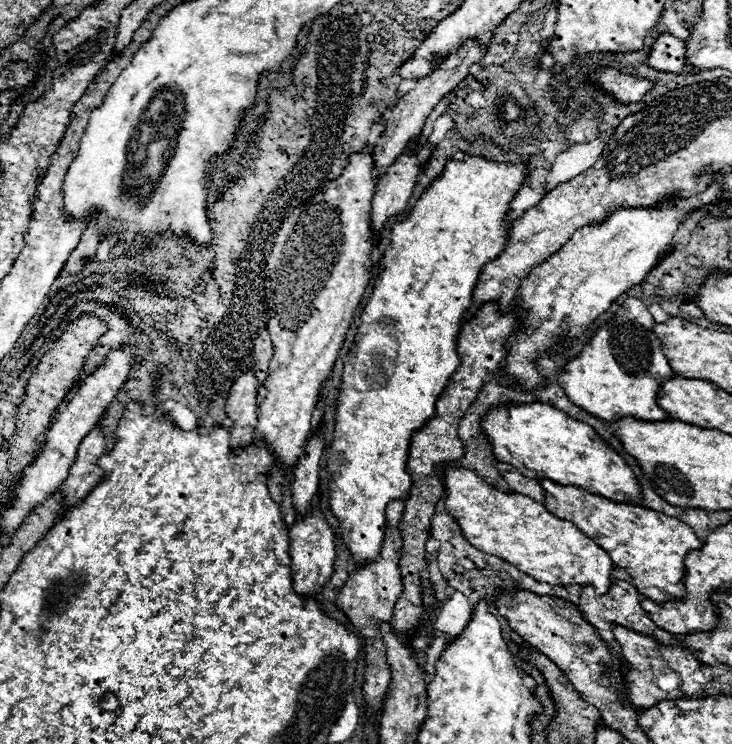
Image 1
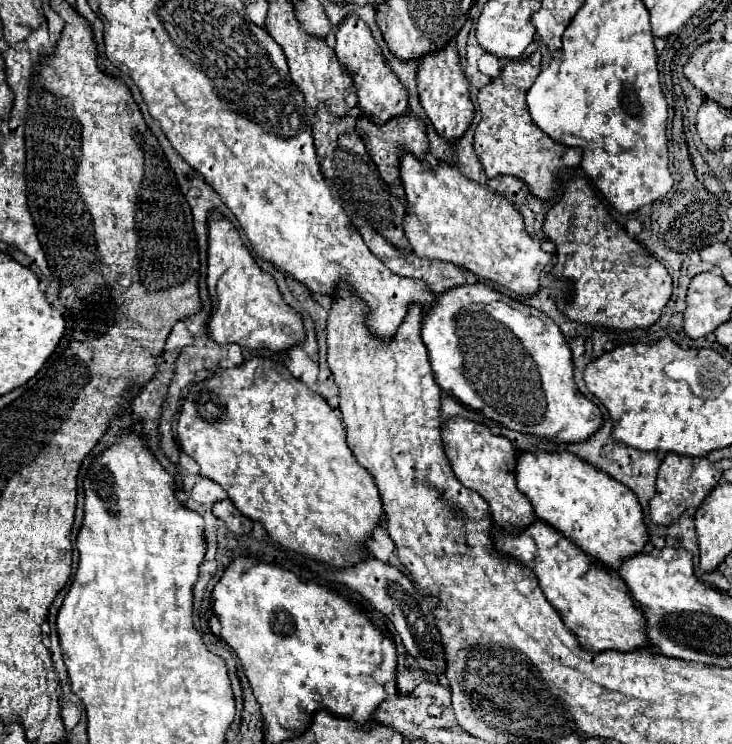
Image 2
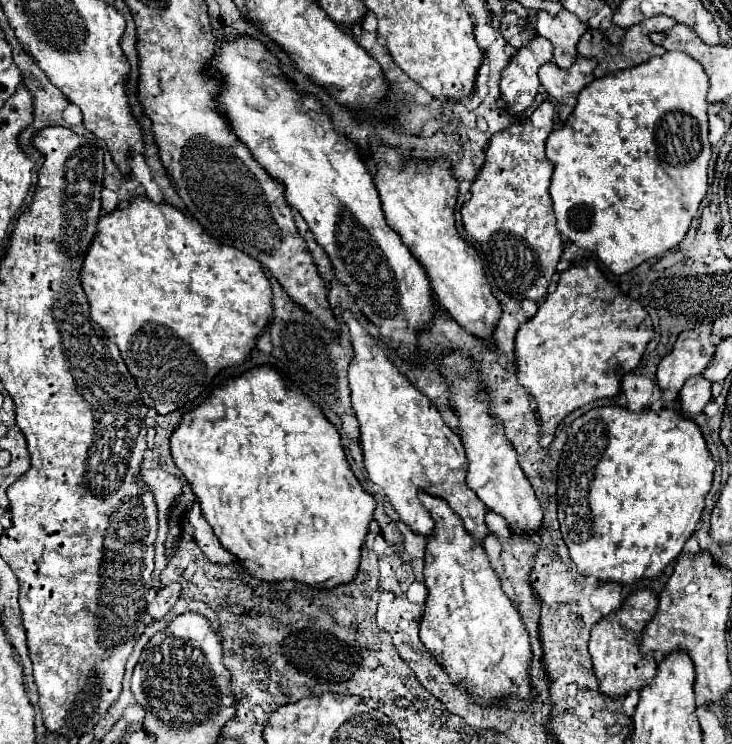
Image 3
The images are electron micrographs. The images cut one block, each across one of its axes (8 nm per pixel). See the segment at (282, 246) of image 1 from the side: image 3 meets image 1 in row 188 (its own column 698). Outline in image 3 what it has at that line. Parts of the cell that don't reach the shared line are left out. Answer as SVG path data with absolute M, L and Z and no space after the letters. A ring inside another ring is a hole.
M698 324L692 330L684 330L678 336L672 352L662 358L656 370L656 380L662 390L680 390L690 376L698 376L706 370L714 356L714 344L710 336L712 330L704 324Z

